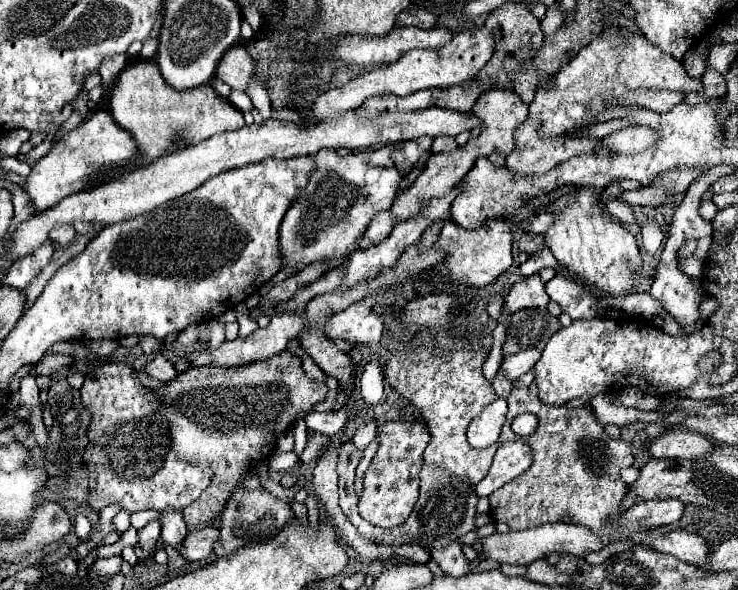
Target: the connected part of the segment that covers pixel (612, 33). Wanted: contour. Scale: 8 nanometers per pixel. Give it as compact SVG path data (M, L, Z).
M603 30L601 36L593 38L591 46L581 50L567 66L555 76L555 84L549 88L539 88L535 100L529 106L529 116L543 122L545 134L567 134L577 126L591 122L597 114L605 110L603 100L619 98L627 90L637 88L657 88L657 90L679 90L679 92L699 92L701 80L693 80L683 70L683 64L673 56L661 52L645 36L629 30Z

